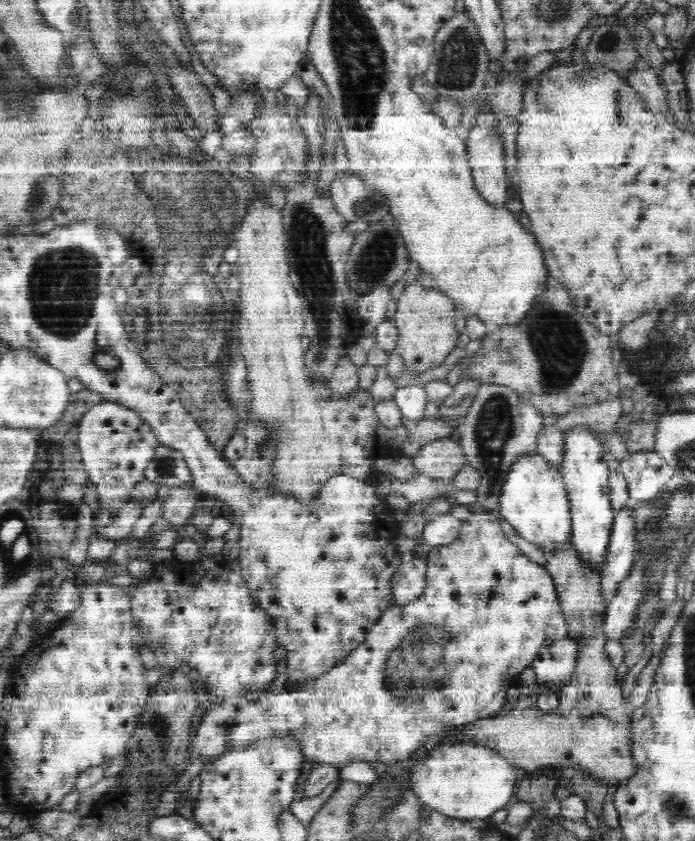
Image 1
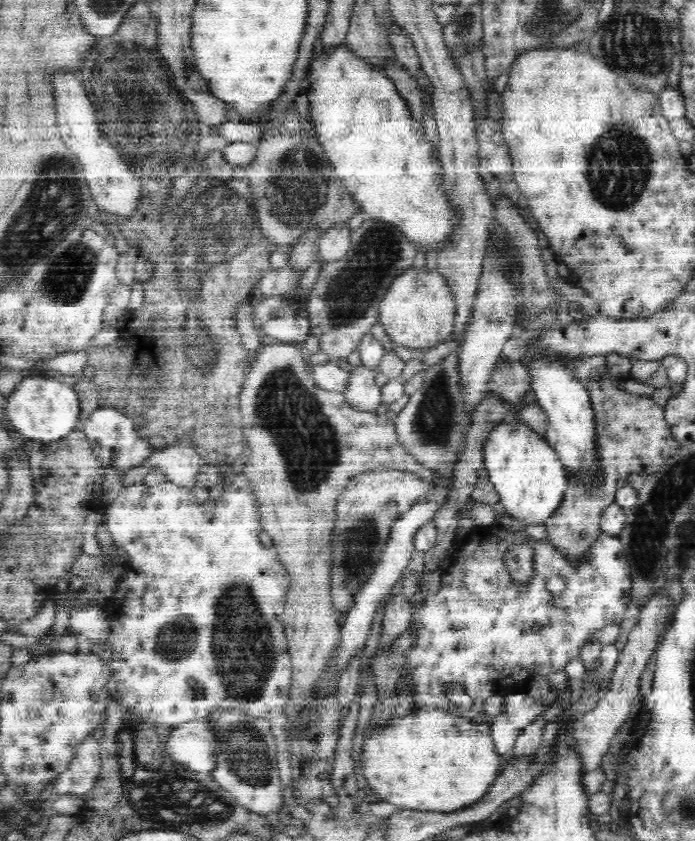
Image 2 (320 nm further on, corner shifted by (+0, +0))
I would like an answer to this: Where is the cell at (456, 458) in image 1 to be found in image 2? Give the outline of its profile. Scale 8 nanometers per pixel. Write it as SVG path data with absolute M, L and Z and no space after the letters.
M396 469L366 472L347 486L336 507L338 518L332 579L332 598L336 610L350 609L352 598L370 575L382 546L386 544L385 540L394 520L426 494L428 488L430 483L420 475Z

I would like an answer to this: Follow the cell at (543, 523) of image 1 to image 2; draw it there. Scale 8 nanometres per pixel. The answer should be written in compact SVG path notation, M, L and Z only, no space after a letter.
M522 420L512 424L501 423L491 433L484 449L484 467L489 472L490 482L498 493L499 502L504 505L505 515L522 522L522 524L545 524L554 517L562 506L569 481L556 451L552 449L545 437L534 433Z

